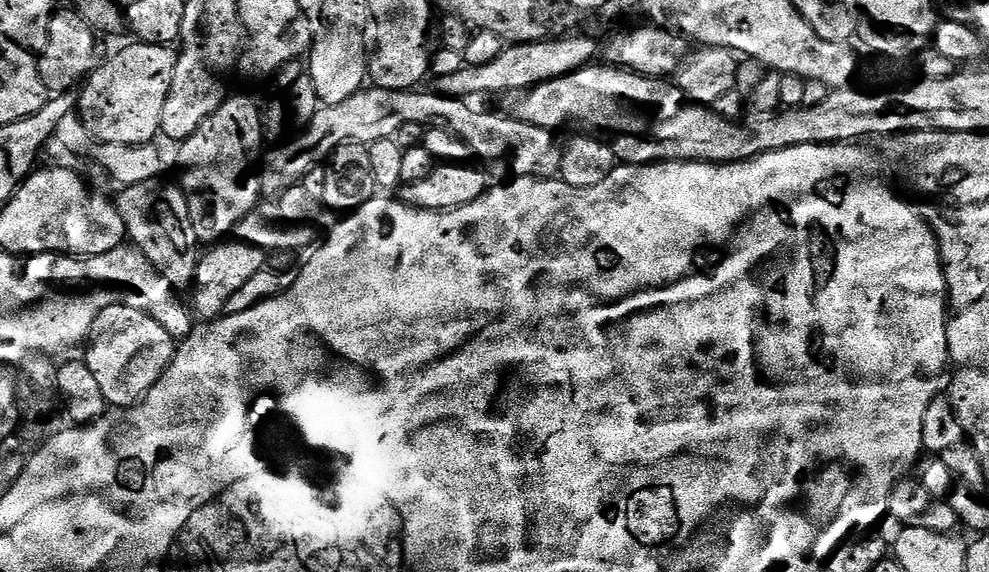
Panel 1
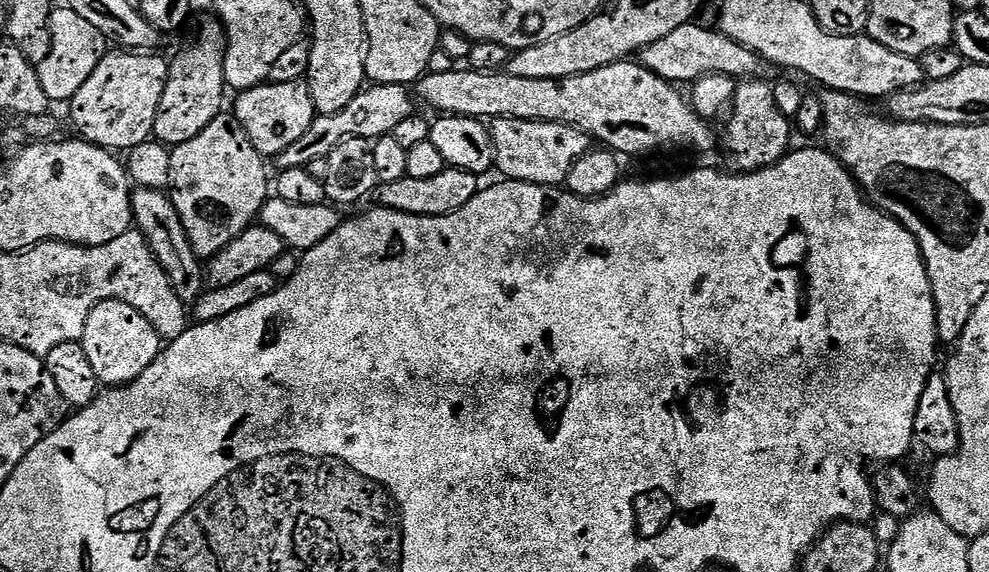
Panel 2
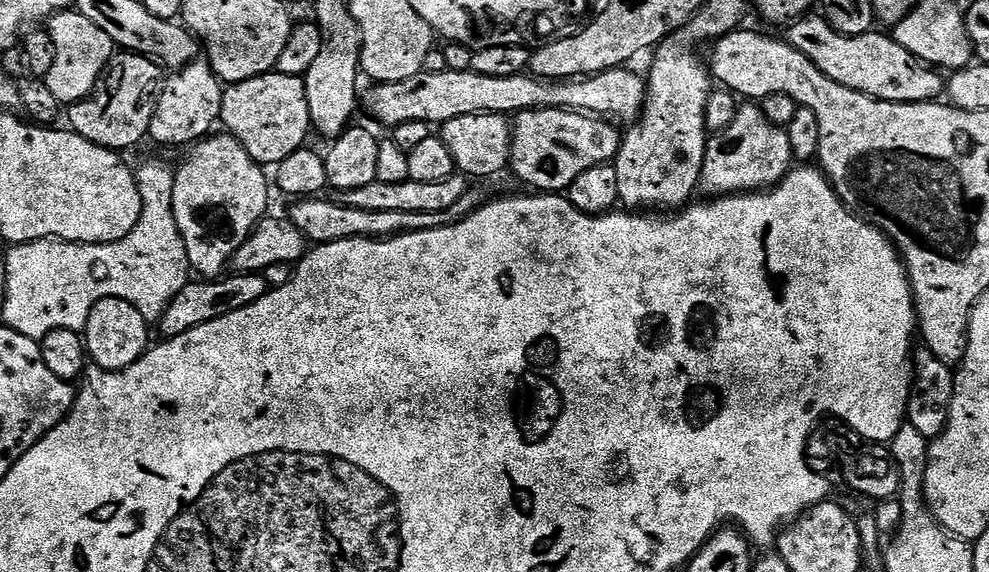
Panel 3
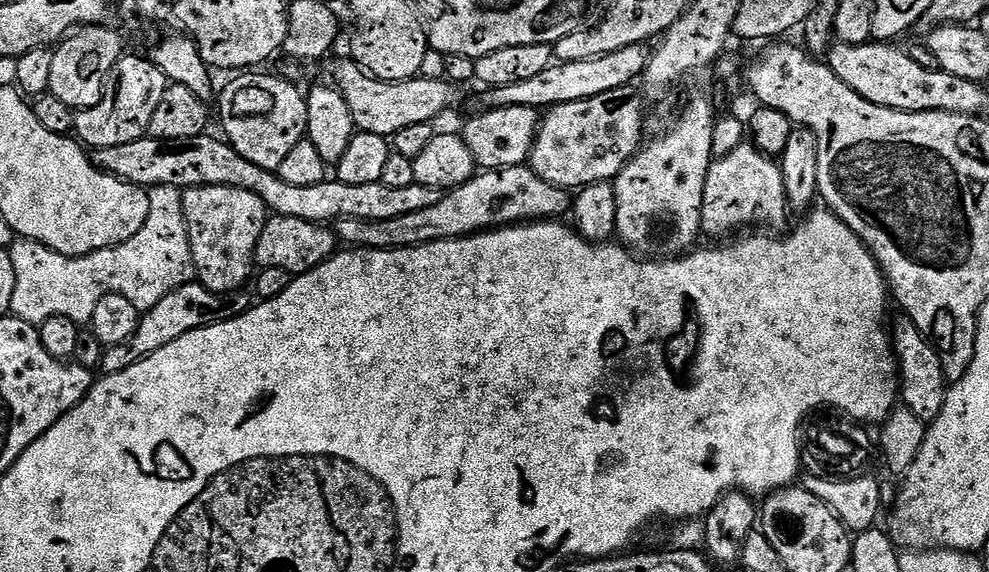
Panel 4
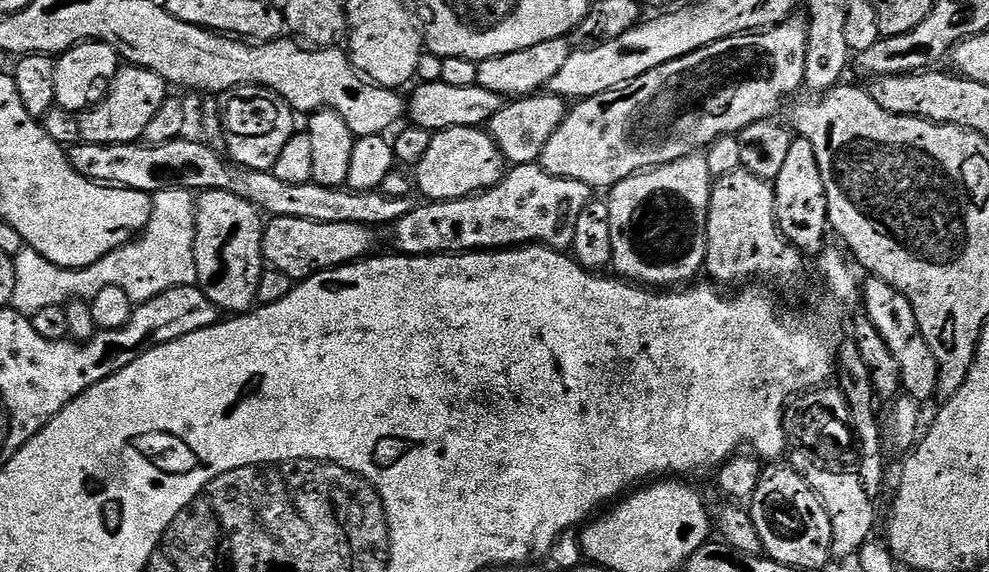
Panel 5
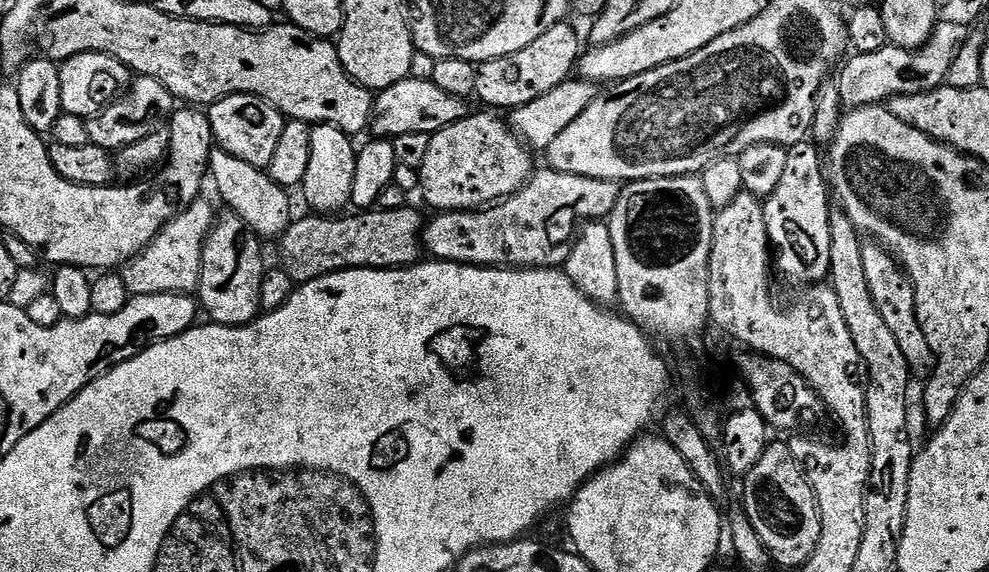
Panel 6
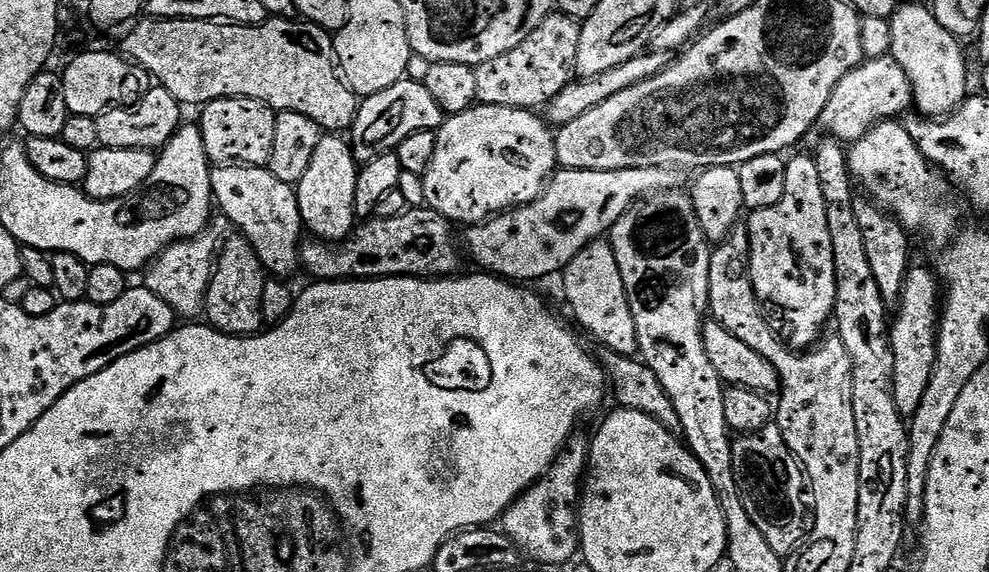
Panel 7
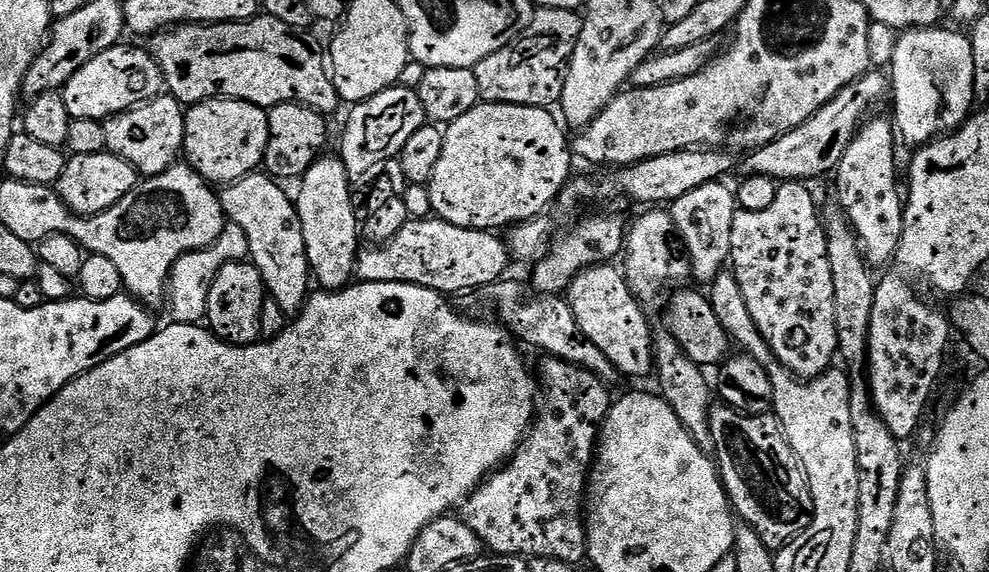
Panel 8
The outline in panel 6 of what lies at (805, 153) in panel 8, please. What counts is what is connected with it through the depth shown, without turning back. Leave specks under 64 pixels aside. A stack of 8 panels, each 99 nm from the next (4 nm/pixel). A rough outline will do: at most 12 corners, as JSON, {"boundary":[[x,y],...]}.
{"boundary":[[940,20],[920,48],[858,52],[841,105],[880,106],[941,87],[970,28]]}

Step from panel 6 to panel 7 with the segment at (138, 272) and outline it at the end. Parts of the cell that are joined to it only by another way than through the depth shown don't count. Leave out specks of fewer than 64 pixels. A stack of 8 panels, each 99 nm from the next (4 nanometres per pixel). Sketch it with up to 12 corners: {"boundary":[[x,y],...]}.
{"boundary":[[205,230],[160,253],[143,287],[177,317],[205,311],[222,236]]}

